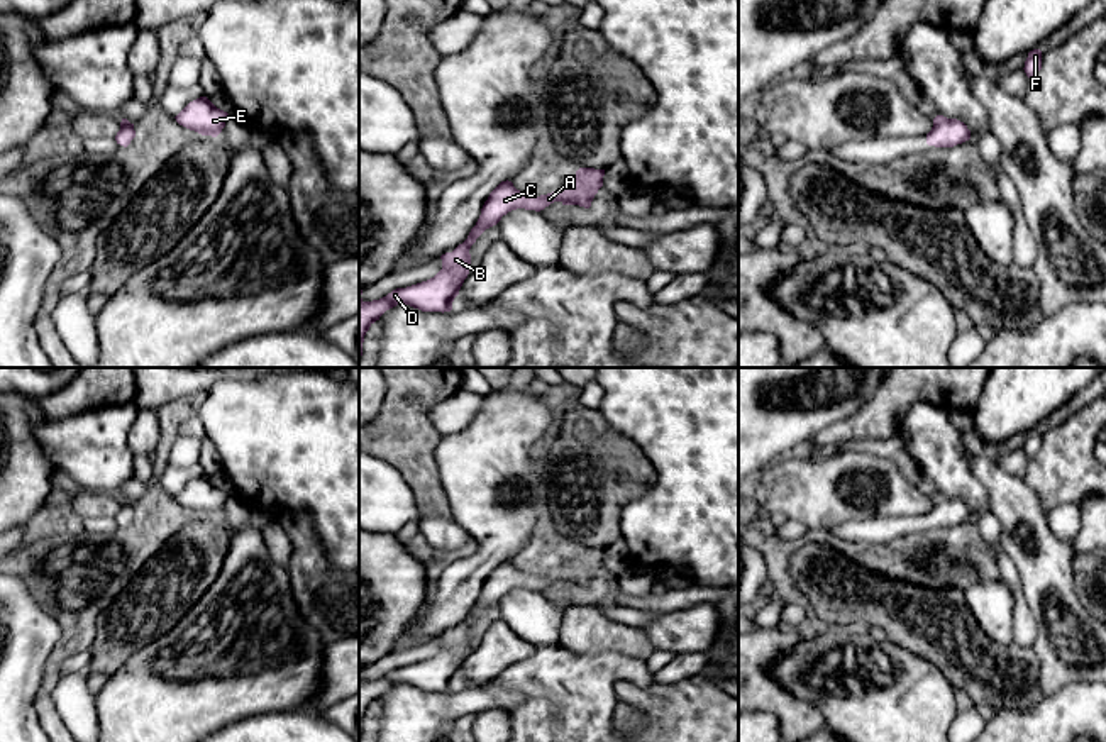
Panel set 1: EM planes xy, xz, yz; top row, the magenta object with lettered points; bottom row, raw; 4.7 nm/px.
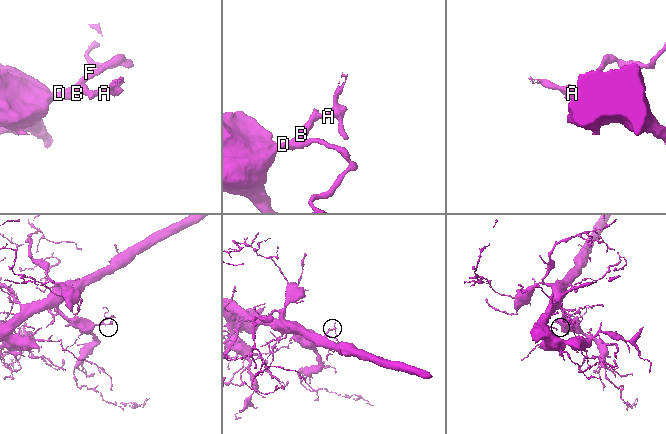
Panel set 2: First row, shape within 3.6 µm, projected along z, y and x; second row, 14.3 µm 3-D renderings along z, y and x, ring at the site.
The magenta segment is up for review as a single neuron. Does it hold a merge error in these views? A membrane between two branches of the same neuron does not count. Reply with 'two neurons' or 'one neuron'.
one neuron

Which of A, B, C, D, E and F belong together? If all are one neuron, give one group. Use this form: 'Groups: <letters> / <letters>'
Groups: A B C D E F

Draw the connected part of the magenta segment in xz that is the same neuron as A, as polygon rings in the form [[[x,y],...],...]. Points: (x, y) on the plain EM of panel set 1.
[[[579,547],[564,566],[540,576],[517,569],[508,559],[501,561],[484,581],[467,618],[452,632],[440,635],[442,649],[434,657],[406,667],[396,667],[373,681],[364,681],[361,678],[362,669],[359,667],[359,739],[366,712],[386,689],[396,684],[410,684],[422,691],[451,691],[452,681],[469,654],[471,625],[486,608],[496,605],[503,595],[517,588],[540,591],[554,581],[589,588],[594,574],[603,566],[603,556],[605,549]]]

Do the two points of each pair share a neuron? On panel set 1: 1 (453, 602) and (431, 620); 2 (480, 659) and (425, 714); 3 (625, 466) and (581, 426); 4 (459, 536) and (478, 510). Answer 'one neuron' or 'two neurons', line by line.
1: one neuron
2: two neurons
3: one neuron
4: two neurons

